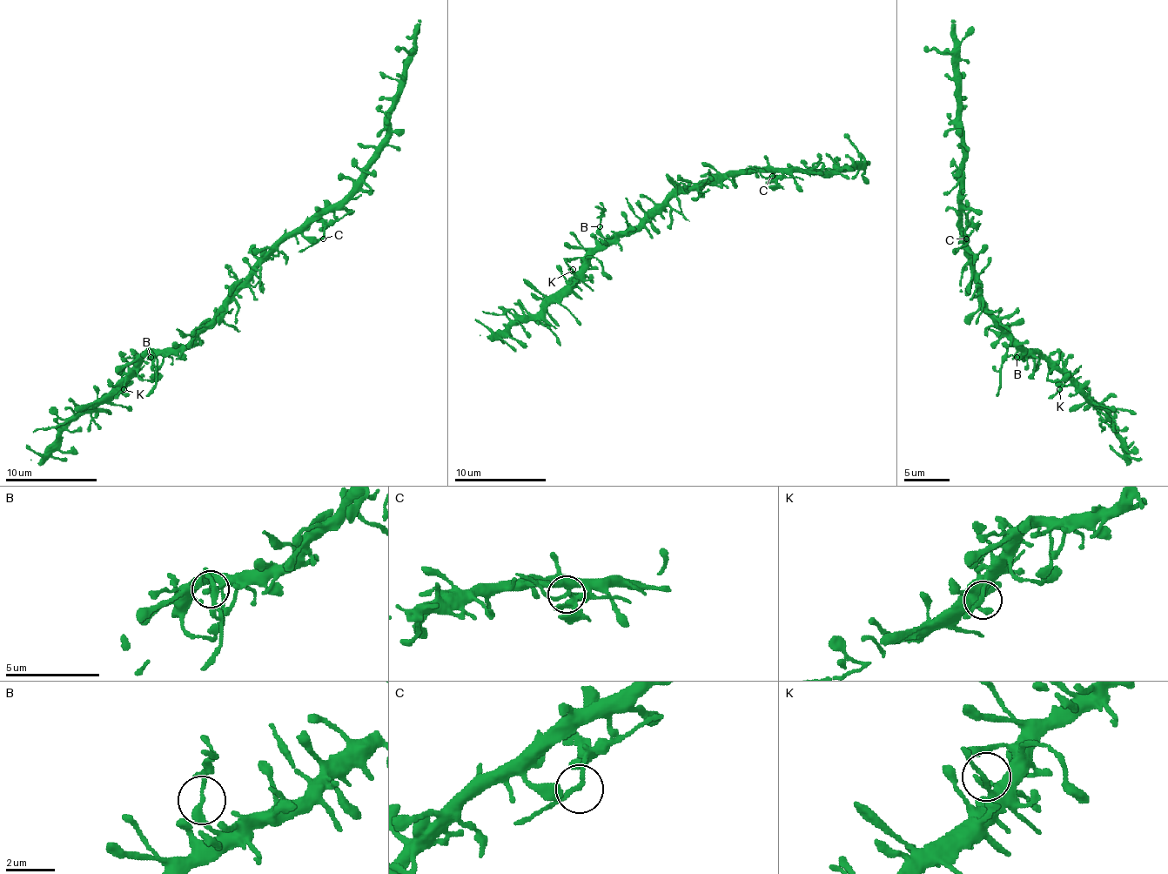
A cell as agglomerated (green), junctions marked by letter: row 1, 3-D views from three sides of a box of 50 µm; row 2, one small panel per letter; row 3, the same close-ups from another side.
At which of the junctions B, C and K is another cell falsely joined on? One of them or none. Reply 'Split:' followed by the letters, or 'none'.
Split: B

